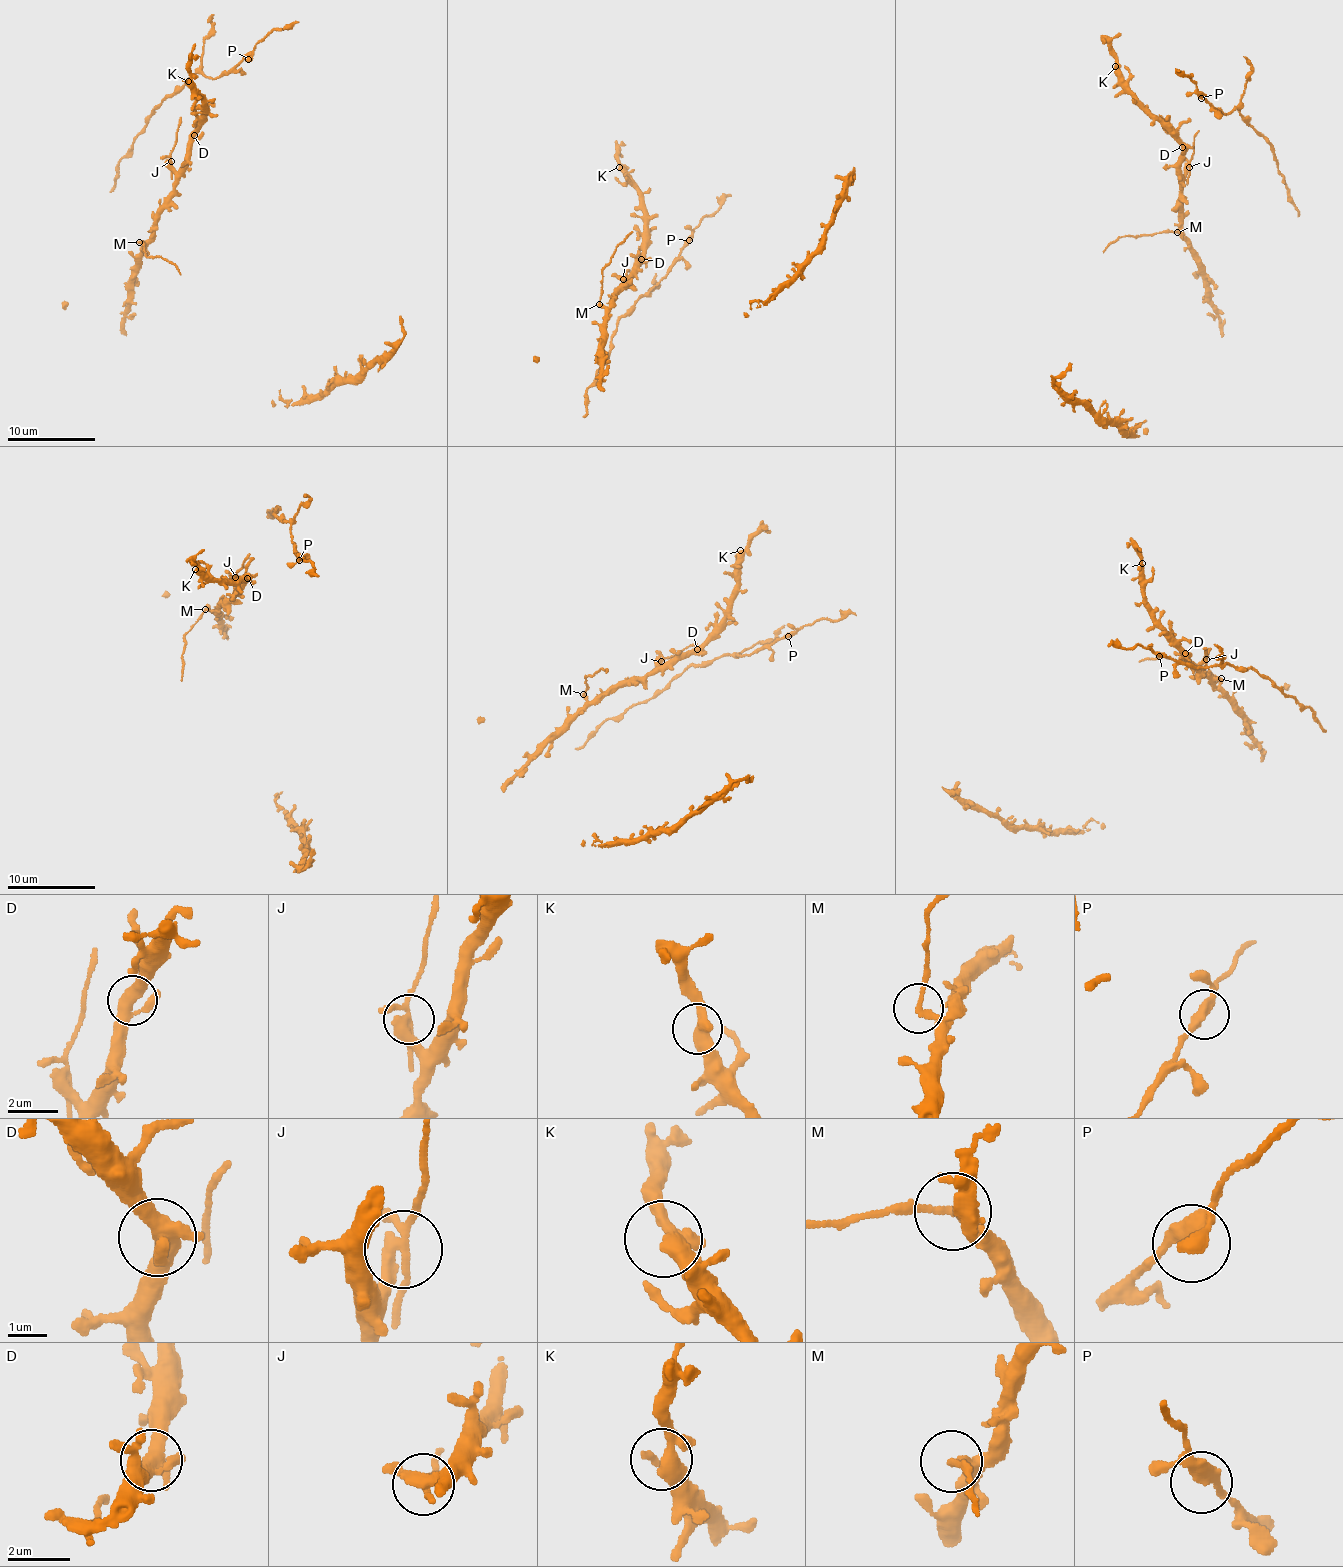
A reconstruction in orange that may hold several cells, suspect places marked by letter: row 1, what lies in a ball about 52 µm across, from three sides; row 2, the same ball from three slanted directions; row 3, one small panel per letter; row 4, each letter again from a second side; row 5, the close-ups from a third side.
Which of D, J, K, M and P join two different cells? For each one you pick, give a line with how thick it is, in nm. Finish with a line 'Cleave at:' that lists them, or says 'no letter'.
J: calibre 280 nm
M: calibre 190 nm
Cleave at: J, M

